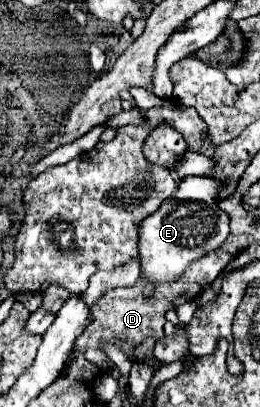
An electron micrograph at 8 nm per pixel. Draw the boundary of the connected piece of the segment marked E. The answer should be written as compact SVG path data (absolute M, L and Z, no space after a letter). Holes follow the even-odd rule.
M188 177L178 185L176 197L168 199L160 207L160 211L152 213L140 225L140 261L142 261L142 275L152 283L174 281L180 277L188 265L196 259L214 251L224 243L230 233L228 215L218 209L216 199L216 181L208 177ZM190 207L206 207L206 213L190 213Z

